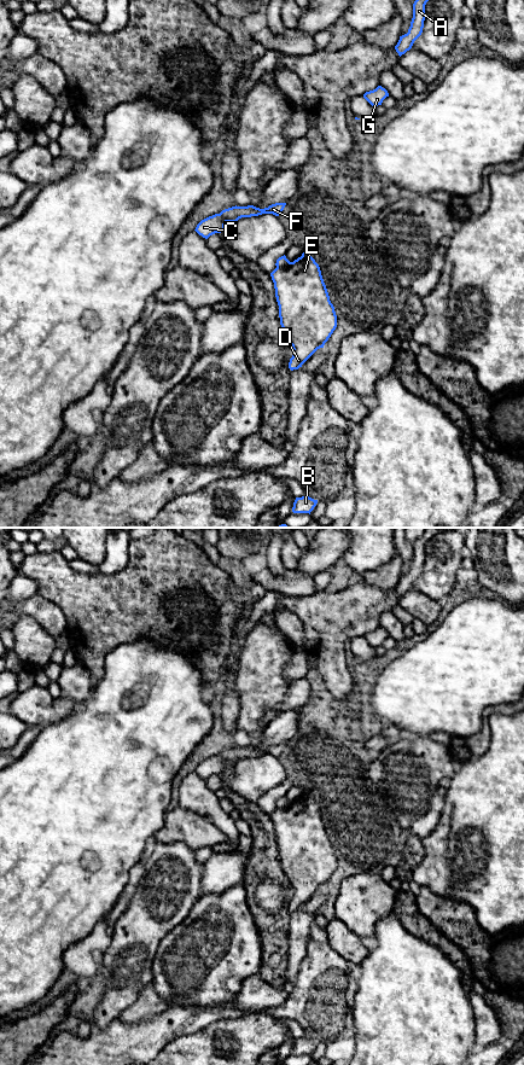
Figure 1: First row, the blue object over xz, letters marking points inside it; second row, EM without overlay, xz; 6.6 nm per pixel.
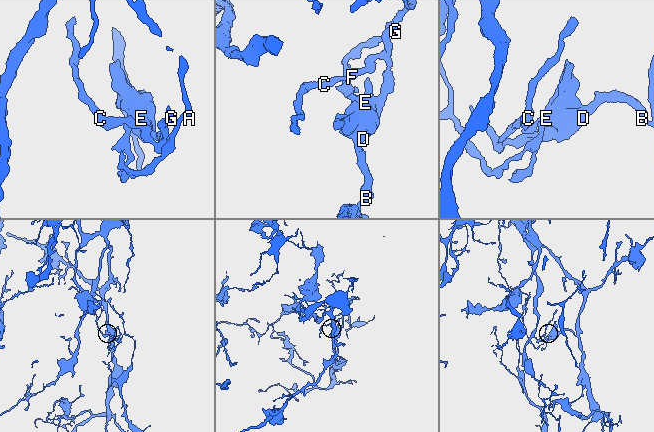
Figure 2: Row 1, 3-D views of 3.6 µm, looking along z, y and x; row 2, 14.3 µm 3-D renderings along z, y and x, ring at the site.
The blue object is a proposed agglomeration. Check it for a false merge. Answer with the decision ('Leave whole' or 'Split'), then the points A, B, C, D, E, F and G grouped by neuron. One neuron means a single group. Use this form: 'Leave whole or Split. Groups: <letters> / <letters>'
Split. Groups: A / B C D E F G

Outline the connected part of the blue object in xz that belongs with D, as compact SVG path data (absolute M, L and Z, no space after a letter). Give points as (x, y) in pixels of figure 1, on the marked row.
M305 250L286 267L270 273L279 305L280 325L293 349L289 368L298 369L337 327L334 307L319 264Z

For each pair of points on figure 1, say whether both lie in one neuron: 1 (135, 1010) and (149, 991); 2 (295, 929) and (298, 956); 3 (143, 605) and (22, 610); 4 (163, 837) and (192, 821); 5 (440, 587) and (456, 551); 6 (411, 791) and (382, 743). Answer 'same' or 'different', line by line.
1: same
2: same
3: different
4: same
5: same
6: different

